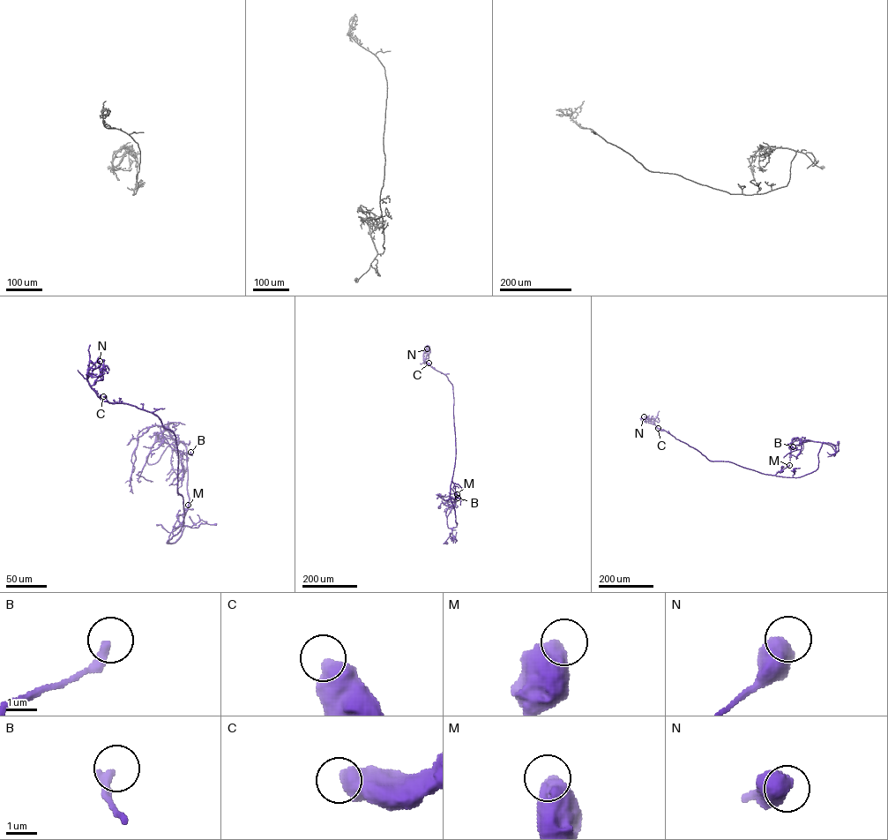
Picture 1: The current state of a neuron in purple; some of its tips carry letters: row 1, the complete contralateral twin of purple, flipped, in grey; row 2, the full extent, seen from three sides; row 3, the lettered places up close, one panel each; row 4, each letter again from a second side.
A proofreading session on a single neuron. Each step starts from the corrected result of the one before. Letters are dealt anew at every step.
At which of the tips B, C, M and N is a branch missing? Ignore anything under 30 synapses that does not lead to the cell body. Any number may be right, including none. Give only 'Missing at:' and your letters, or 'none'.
Missing at: none

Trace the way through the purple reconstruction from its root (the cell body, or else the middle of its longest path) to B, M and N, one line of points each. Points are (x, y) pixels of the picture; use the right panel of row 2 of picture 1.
B: (838, 442), (838, 451), (823, 442), (797, 438), (789, 444), (788, 446), (793, 446)
M: (838, 442), (838, 451), (823, 443), (815, 470), (799, 477), (775, 475), (789, 465)
N: (838, 442), (838, 451), (823, 443), (815, 470), (799, 477), (783, 476), (729, 461), (710, 461), (644, 416)

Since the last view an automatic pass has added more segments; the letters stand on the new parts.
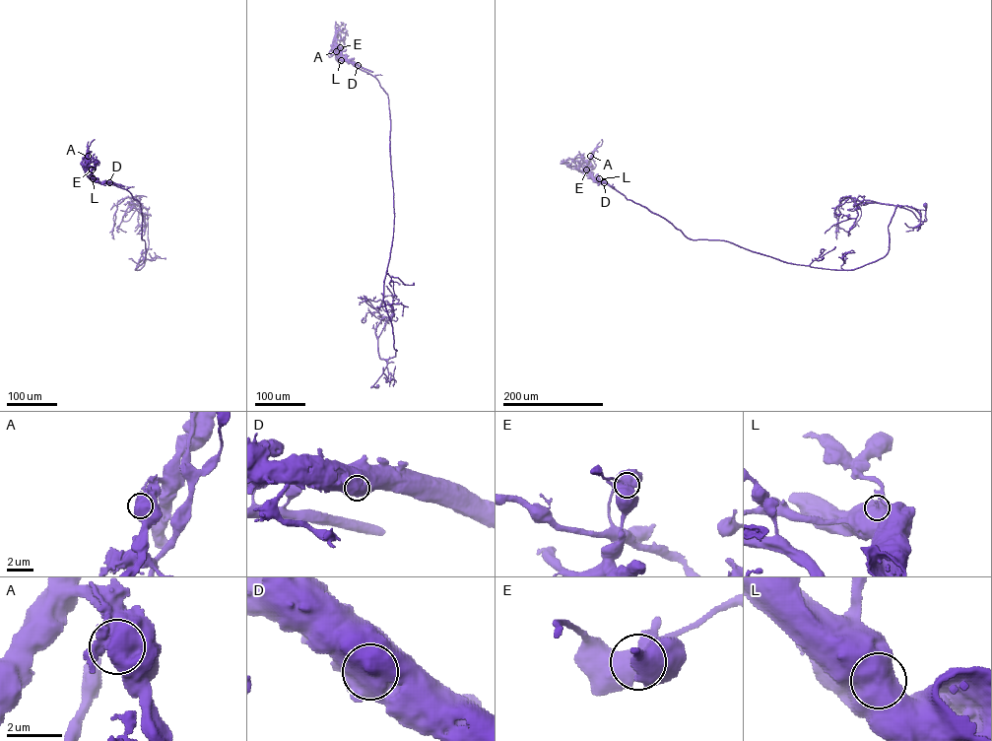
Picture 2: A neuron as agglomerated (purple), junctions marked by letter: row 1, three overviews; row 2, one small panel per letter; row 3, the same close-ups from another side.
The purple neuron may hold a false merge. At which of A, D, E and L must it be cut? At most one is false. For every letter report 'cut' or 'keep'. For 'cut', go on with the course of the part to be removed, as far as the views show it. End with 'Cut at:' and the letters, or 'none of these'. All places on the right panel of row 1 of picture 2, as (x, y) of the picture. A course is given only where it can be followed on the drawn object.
A: keep
D: keep
E: cut; foreign part runs (586, 169), (583, 173), (588, 171), (599, 182), (610, 186)
L: keep
Cut at: E

